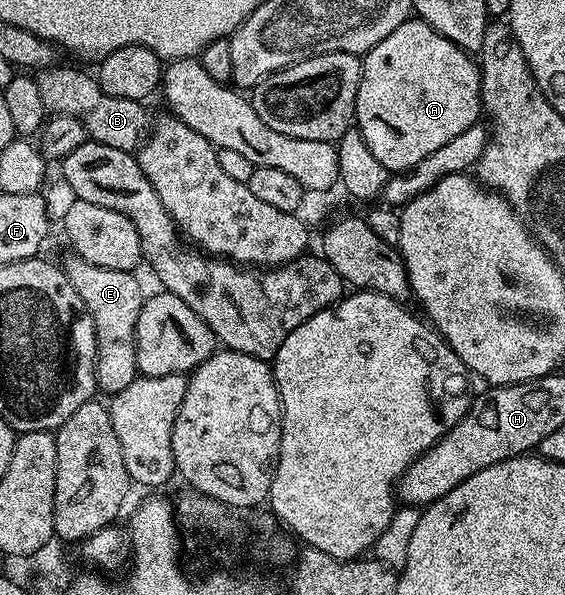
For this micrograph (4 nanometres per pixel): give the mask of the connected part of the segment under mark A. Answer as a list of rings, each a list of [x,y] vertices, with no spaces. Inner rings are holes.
[[[408,19],[390,35],[385,35],[362,58],[363,74],[355,100],[355,120],[360,135],[369,143],[381,164],[389,171],[402,171],[421,163],[437,147],[445,147],[449,139],[461,135],[465,127],[473,127],[480,120],[483,109],[479,67],[476,58],[457,43],[441,35],[429,23]]]

